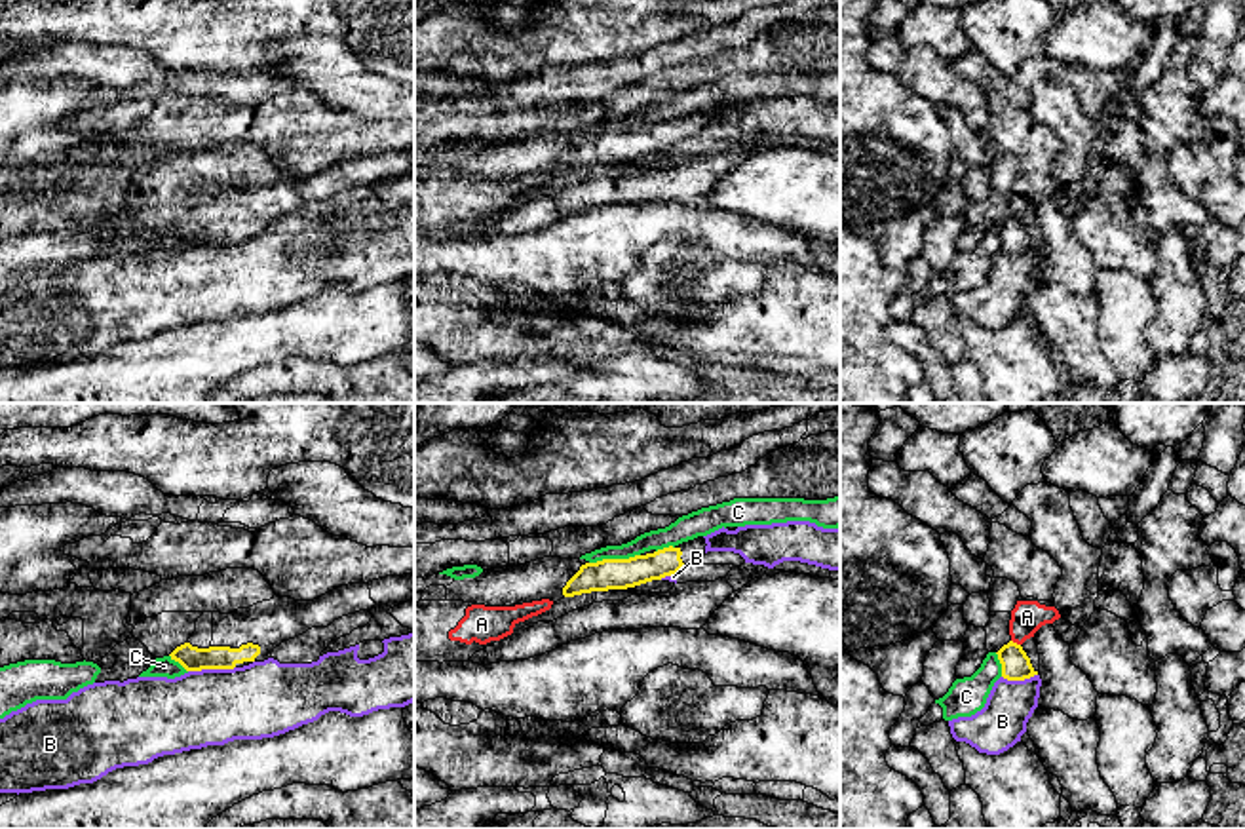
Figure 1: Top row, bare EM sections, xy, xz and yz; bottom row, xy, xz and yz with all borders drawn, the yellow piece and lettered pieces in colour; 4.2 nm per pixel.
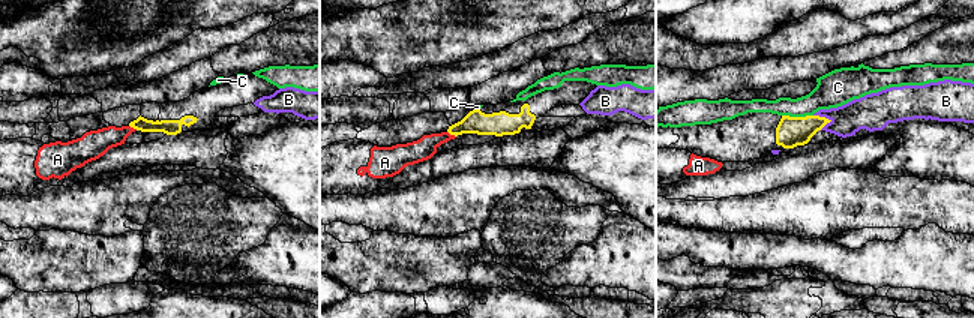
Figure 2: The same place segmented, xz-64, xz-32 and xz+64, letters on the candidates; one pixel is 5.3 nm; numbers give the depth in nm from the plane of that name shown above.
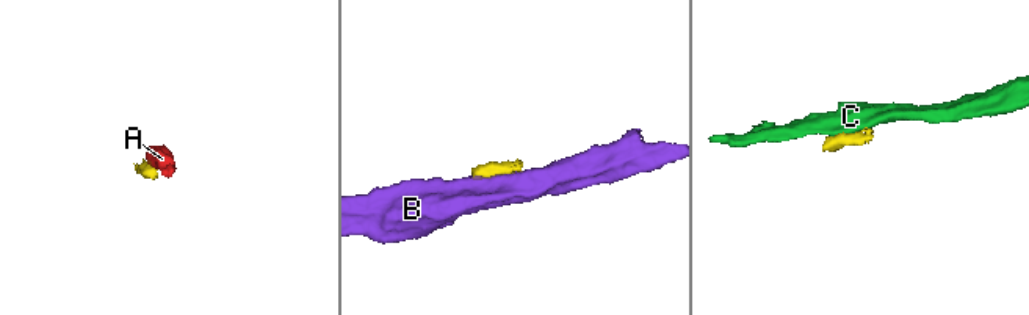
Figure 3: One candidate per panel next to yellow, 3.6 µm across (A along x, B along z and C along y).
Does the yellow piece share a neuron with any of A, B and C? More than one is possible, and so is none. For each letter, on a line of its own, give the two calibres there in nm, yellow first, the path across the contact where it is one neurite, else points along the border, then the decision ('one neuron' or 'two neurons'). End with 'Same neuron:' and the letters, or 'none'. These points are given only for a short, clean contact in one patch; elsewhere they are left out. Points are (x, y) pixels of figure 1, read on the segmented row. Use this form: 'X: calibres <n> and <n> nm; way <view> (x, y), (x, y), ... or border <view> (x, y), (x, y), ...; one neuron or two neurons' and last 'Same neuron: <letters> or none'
A: calibres 130 and 140 nm; border yz (1012, 639), (1019, 645); two neurons
B: calibres 110 and 320 nm; two neurons
C: calibres 130 and 90 nm; border xz (639, 554), (590, 563); two neurons
Same neuron: none

